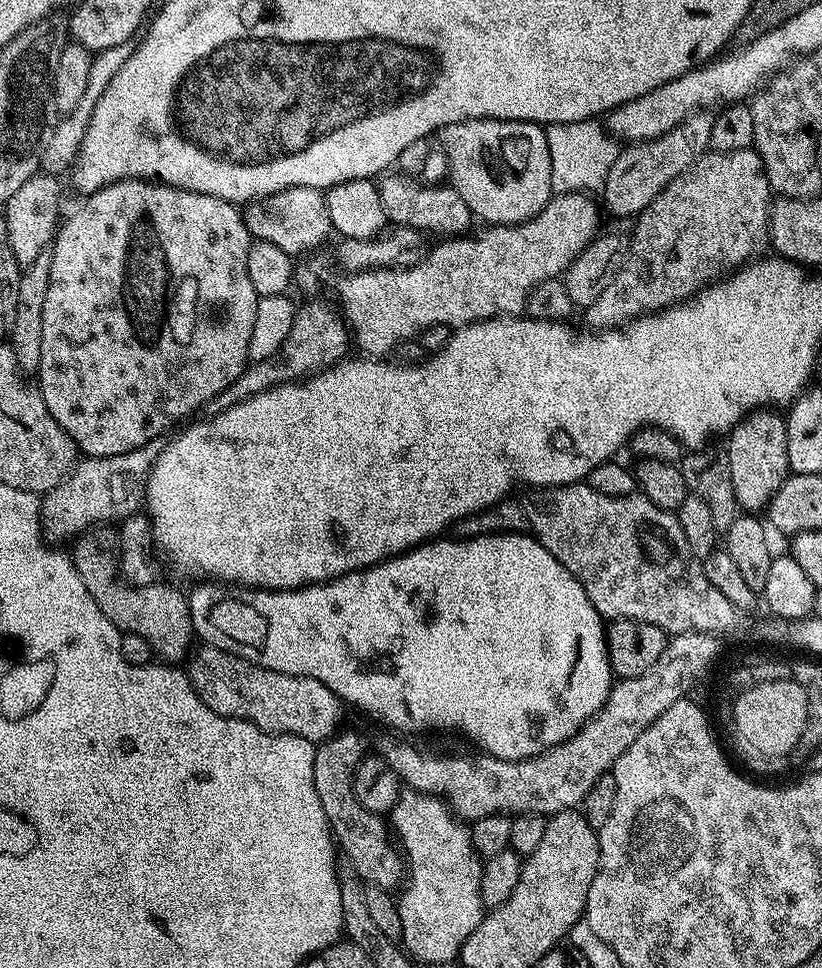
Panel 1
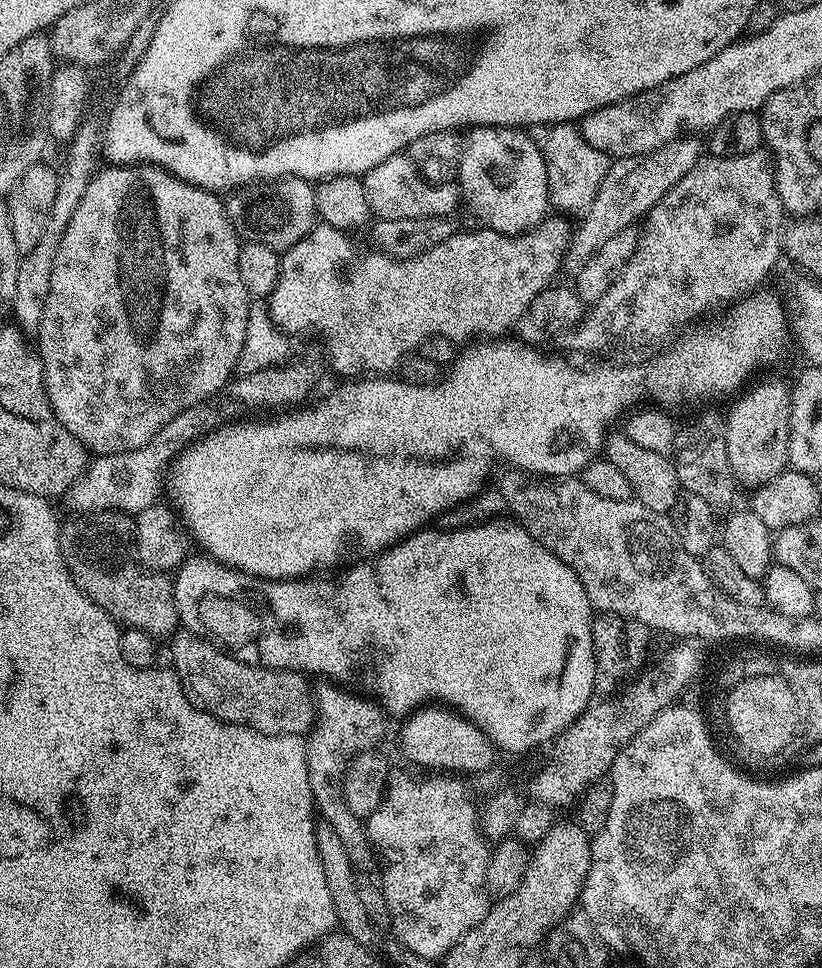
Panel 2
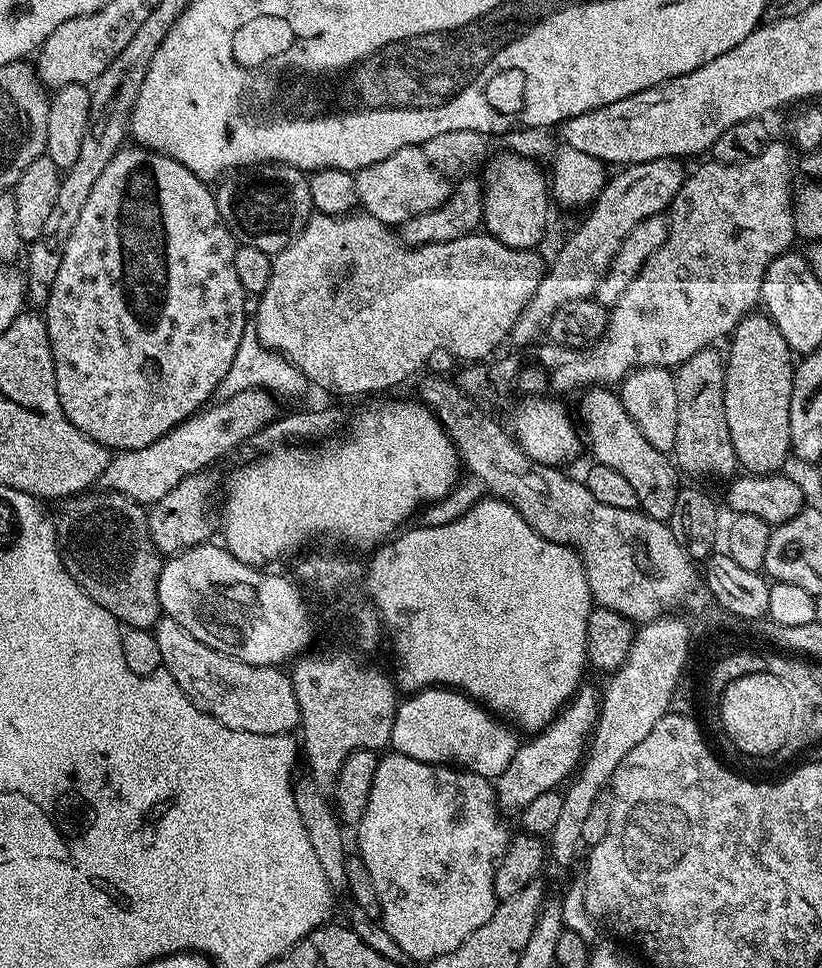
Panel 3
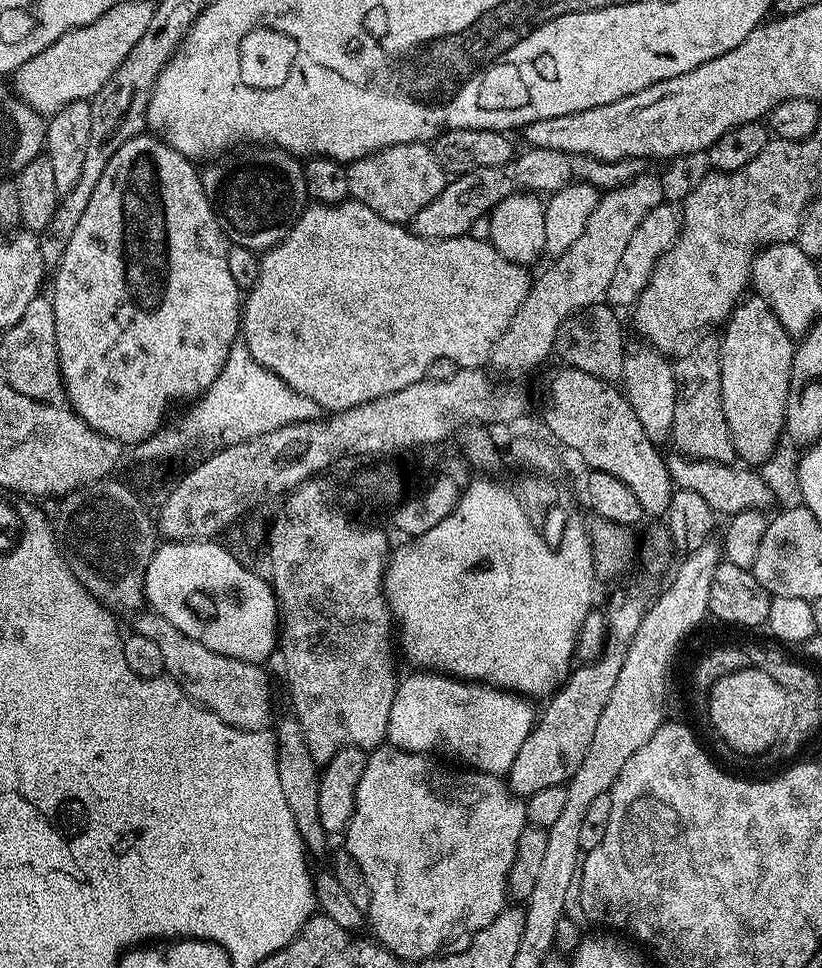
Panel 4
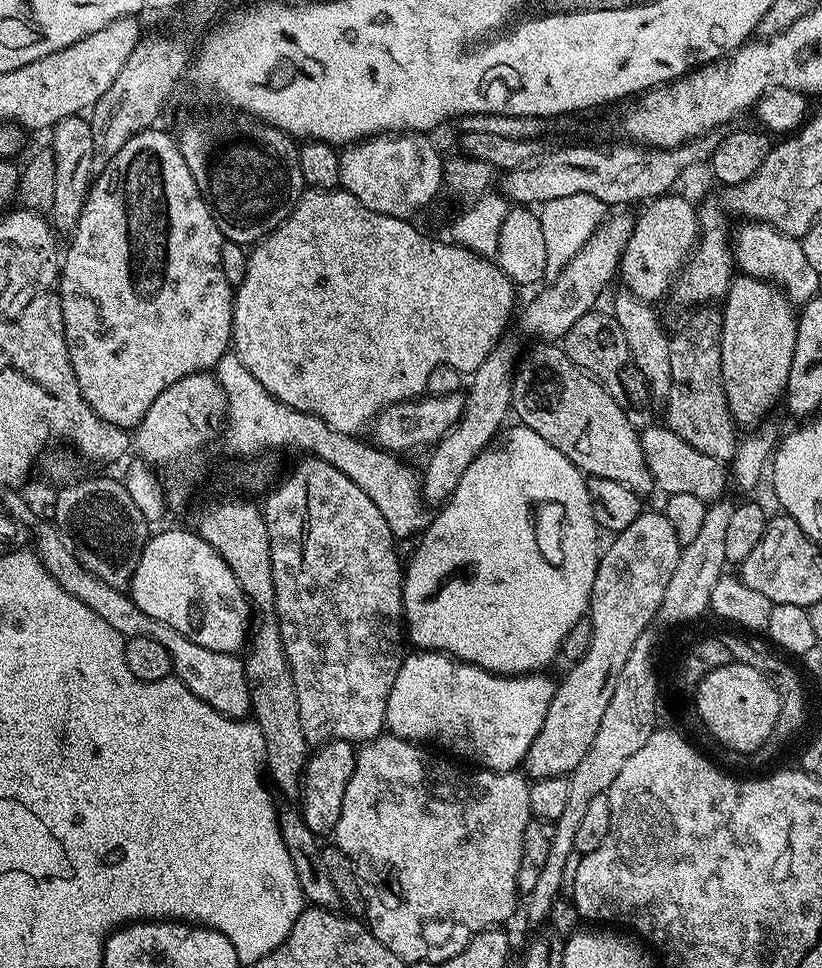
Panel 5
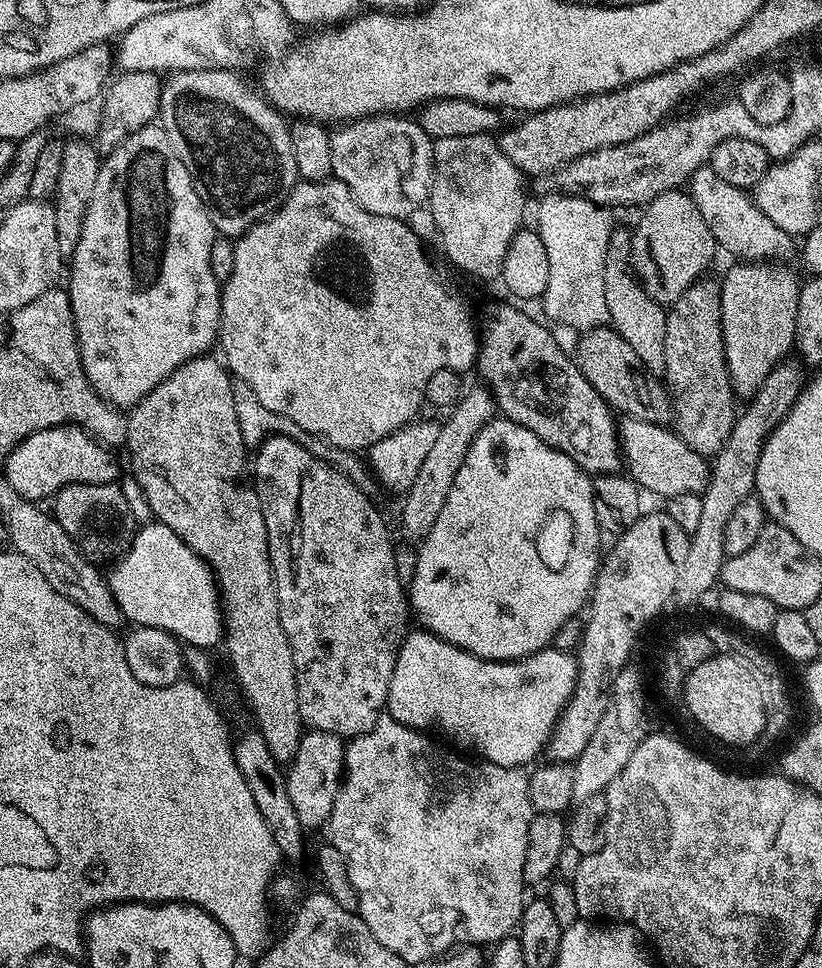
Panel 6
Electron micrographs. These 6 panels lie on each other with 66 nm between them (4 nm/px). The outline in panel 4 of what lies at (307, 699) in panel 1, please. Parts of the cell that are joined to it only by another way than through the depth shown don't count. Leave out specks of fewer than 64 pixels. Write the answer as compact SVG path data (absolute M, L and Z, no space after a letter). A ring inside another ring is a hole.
M141 610L135 613L134 620L134 631L158 645L165 673L189 698L206 710L218 714L218 718L222 718L222 722L226 722L231 728L263 732L273 723L272 684L260 664L242 662L238 658L206 650L202 642L194 642L194 638L170 626L166 618L154 611Z

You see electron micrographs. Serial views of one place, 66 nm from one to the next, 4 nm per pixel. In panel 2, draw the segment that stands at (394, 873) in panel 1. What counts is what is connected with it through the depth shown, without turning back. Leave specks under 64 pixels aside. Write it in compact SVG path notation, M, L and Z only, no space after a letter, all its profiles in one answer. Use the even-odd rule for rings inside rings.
M335 682L317 684L320 685L314 688L316 723L306 736L306 770L310 774L312 802L315 811L336 831L338 838L342 838L352 863L357 869L364 870L371 866L372 860L374 864L374 849L368 840L365 821L350 814L350 806L346 806L344 775L359 752L370 752L381 747L390 720L375 700L359 691L349 690Z

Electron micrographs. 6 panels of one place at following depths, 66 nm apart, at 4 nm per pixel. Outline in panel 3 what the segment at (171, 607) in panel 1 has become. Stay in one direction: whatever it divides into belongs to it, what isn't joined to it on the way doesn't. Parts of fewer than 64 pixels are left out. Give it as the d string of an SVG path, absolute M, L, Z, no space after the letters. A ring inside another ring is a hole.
M96 491L77 494L63 505L64 513L56 520L56 545L60 548L62 562L78 586L82 586L95 604L102 606L102 610L110 610L110 614L114 614L121 625L155 629L157 622L162 619L156 581L160 576L162 556L152 545L145 505L134 502L122 492Z

